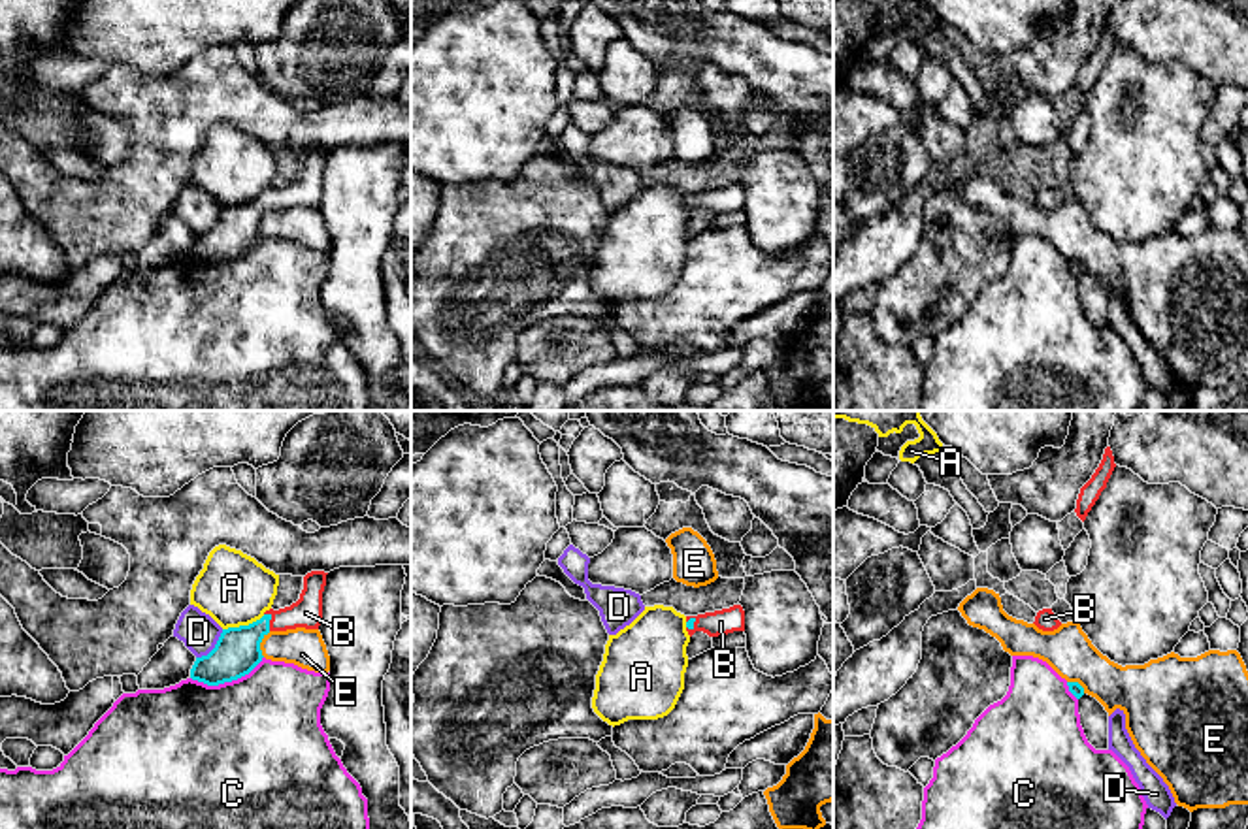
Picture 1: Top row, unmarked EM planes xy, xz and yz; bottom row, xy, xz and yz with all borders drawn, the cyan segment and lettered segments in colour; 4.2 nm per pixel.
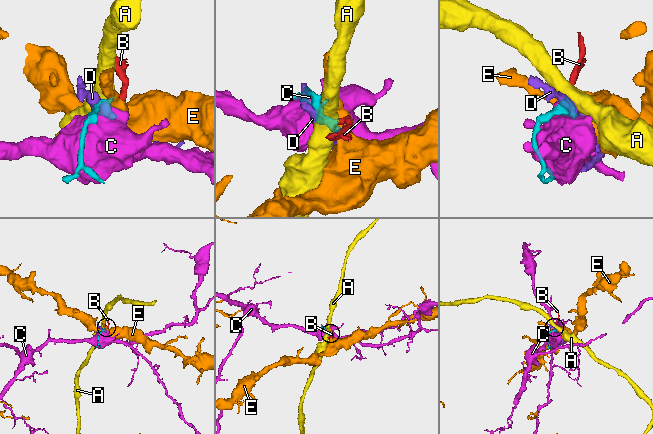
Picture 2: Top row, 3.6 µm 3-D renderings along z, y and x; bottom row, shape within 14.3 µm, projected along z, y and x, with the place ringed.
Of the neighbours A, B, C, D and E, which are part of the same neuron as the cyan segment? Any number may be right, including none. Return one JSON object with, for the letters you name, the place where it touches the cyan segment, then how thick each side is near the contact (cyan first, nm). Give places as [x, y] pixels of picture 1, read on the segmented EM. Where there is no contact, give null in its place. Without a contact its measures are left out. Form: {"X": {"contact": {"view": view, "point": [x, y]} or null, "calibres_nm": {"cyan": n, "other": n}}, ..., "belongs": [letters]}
{"B": {"contact": {"view": "xy", "point": [270, 618]}, "calibres_nm": {"cyan": 190, "other": 130}}, "belongs": ["B"]}

